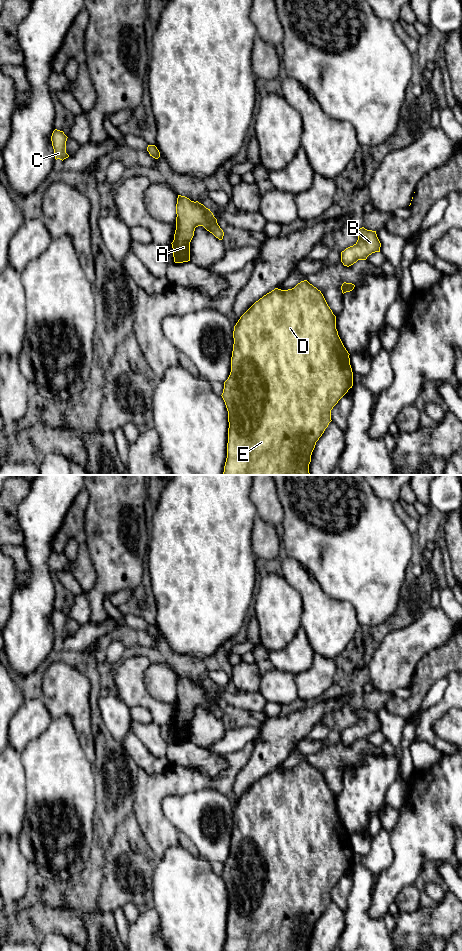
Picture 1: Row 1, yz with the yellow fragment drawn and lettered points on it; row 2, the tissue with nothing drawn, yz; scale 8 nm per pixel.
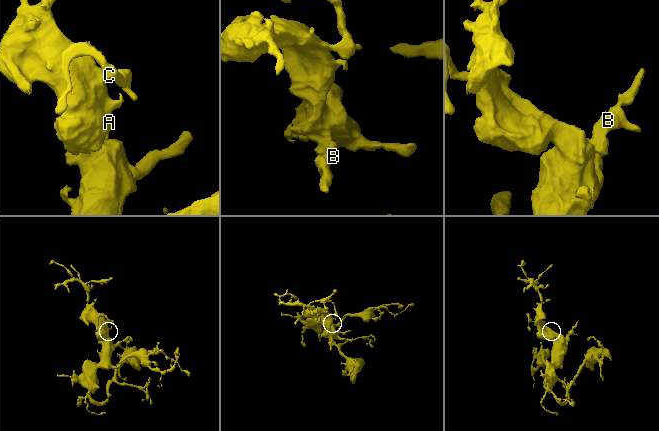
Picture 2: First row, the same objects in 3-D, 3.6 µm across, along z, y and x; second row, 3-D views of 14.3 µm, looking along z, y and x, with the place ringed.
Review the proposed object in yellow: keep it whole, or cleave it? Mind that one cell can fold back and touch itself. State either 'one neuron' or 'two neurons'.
one neuron

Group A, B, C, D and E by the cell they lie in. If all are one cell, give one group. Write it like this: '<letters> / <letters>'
A B C D E

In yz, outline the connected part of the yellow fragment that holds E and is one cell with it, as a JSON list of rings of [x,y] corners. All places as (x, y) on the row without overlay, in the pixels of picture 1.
[[[307,760],[294,768],[275,768],[256,781],[233,811],[231,852],[222,878],[228,891],[224,951],[309,951],[316,922],[331,900],[331,890],[353,866],[349,833],[336,809],[336,796],[320,770]]]

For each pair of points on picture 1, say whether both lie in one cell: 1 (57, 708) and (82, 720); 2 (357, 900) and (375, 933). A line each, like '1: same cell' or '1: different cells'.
1: same cell
2: same cell

